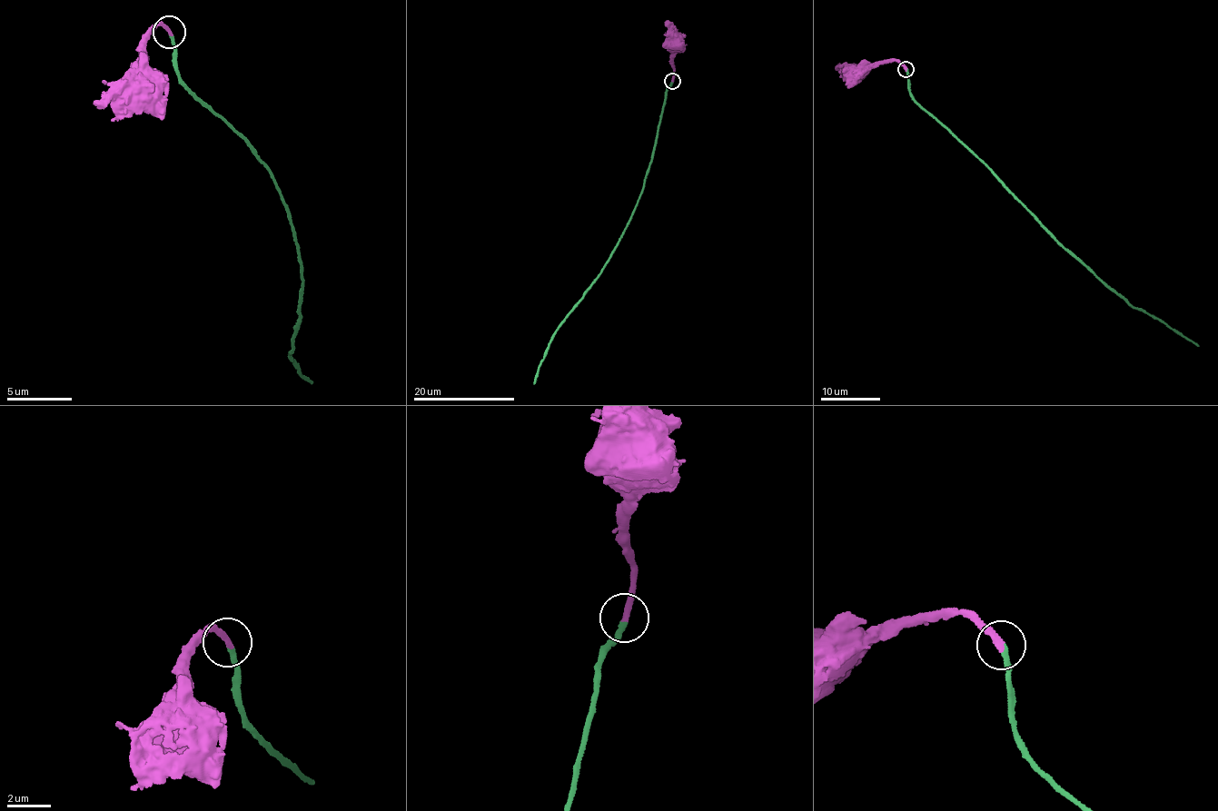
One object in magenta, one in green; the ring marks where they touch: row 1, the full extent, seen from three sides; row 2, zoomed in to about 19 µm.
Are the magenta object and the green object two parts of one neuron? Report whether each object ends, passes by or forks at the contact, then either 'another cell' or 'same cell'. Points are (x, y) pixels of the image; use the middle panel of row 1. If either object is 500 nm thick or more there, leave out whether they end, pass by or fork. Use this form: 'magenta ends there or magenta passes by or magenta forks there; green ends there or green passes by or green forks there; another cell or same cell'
magenta ends there; green ends there; same cell

